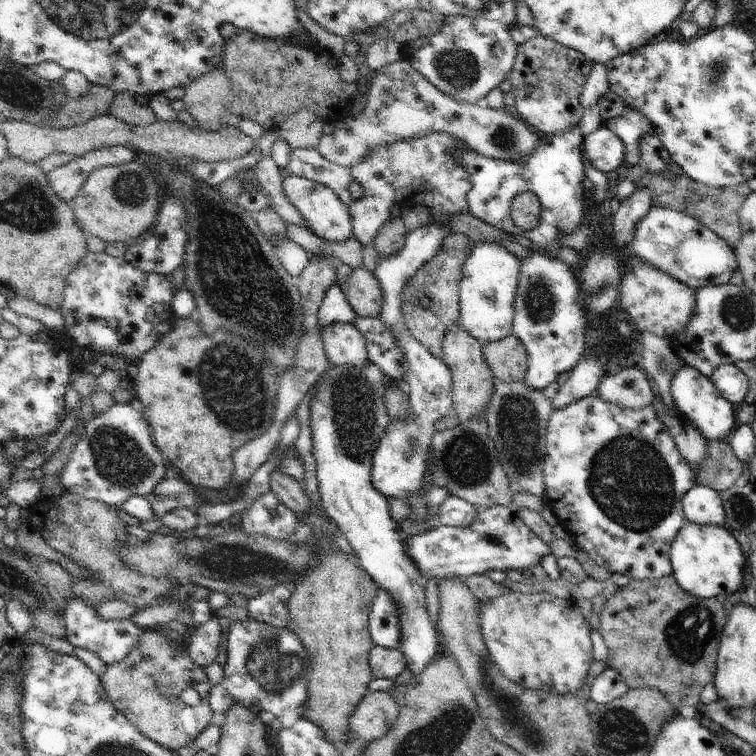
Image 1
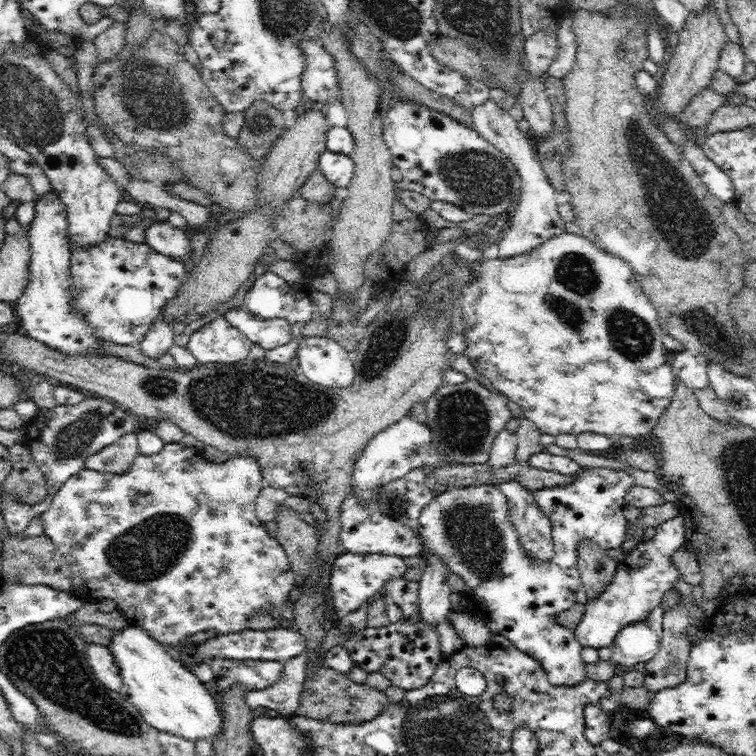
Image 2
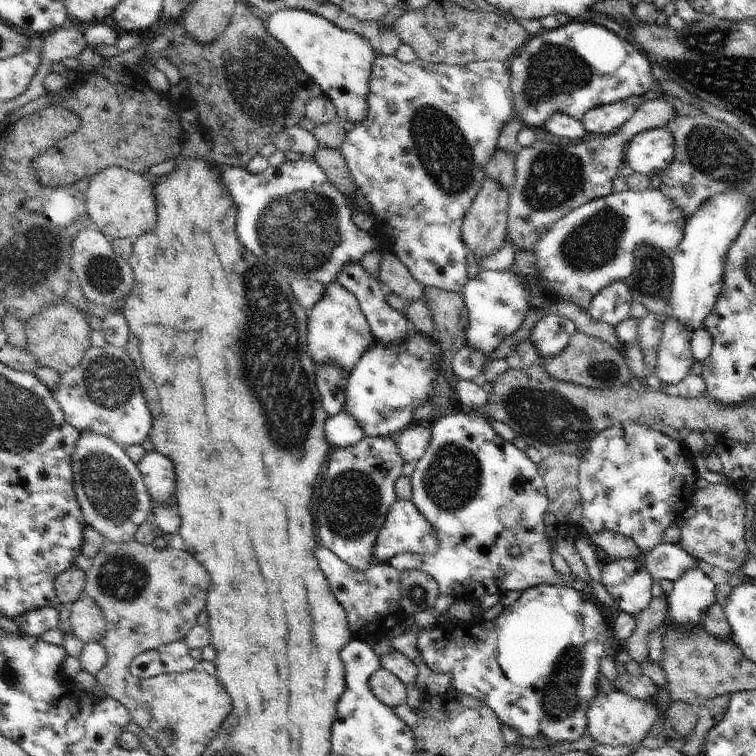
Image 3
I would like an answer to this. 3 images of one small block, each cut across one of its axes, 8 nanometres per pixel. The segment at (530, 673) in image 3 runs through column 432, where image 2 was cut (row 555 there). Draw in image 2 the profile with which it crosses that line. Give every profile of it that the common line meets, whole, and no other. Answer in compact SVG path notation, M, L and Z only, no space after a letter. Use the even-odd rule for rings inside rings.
M680 514L676 516L676 518L666 520L666 522L656 527L656 534L653 538L648 539L644 544L638 542L633 549L630 549L620 556L616 575L609 585L609 588L598 599L588 600L586 613L574 631L582 648L592 647L598 649L609 647L622 628L630 624L640 623L646 620L646 618L649 618L650 612L661 604L666 592L675 589L677 582L682 579L682 575L681 571L674 565L673 555L680 547L686 545L684 521L685 519Z

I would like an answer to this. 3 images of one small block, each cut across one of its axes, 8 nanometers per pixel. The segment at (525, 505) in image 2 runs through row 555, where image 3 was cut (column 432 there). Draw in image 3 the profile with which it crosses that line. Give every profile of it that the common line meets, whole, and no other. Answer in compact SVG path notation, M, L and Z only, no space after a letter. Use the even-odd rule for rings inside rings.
M398 499L379 533L375 547L375 562L388 563L399 553L435 554L439 541L430 522L411 501Z

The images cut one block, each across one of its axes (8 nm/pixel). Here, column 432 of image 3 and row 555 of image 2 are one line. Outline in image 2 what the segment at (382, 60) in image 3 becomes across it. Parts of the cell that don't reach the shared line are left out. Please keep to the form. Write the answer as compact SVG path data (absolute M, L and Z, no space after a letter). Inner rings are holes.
M168 442L165 443L164 448L158 452L158 454L150 454L150 456L144 456L142 453L139 453L137 459L134 460L134 464L123 473L112 473L112 472L98 472L95 470L90 470L84 468L78 474L71 476L66 482L58 489L58 492L54 494L51 505L40 515L44 532L48 535L48 538L58 547L58 551L63 555L65 560L70 566L71 572L73 573L73 584L71 587L71 592L74 593L77 597L84 600L85 602L98 601L103 599L111 599L116 601L117 608L123 613L123 616L127 619L129 624L139 627L142 631L145 631L150 635L150 637L156 639L162 645L172 645L172 646L181 646L182 642L185 641L185 638L191 635L196 634L197 632L214 632L217 635L219 634L230 634L232 632L242 632L246 630L249 619L252 616L255 616L258 612L268 612L267 610L270 607L275 607L281 612L281 608L286 602L290 591L294 586L298 584L296 580L295 573L291 570L289 564L289 558L287 553L284 550L284 547L279 543L277 537L272 537L267 532L264 523L257 517L255 513L255 504L257 498L259 497L259 492L262 490L264 485L262 468L259 467L258 462L253 456L242 456L241 454L232 454L230 458L224 462L212 462L204 459L202 451L196 447L186 447L181 445L179 442Z

